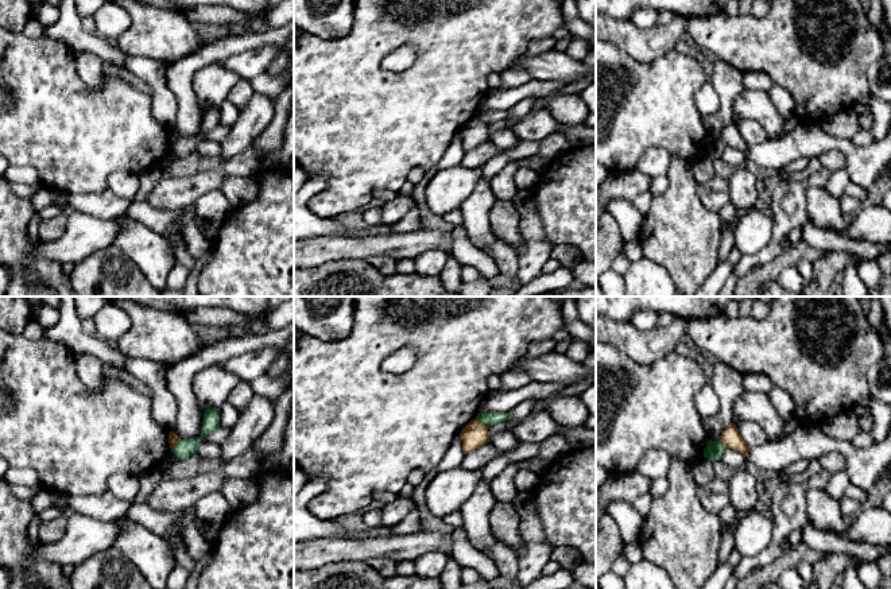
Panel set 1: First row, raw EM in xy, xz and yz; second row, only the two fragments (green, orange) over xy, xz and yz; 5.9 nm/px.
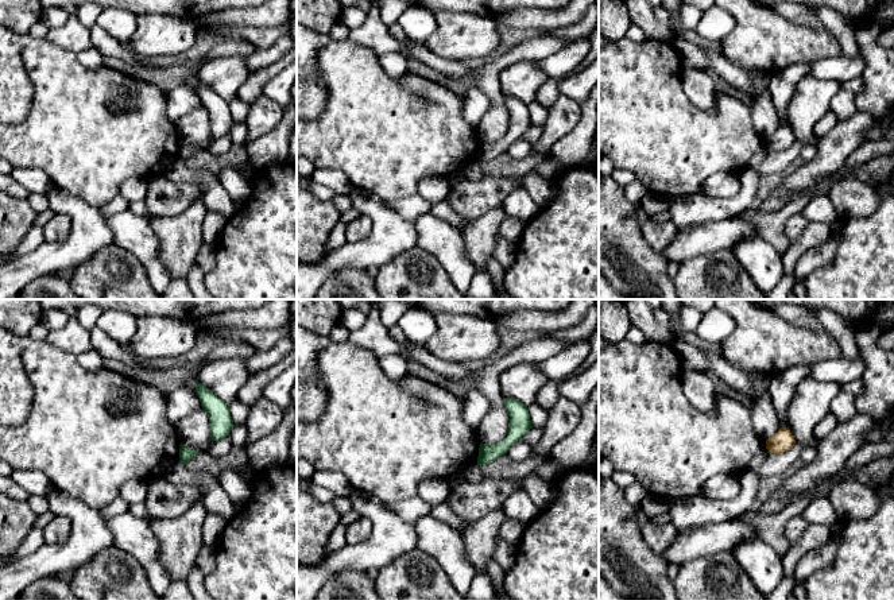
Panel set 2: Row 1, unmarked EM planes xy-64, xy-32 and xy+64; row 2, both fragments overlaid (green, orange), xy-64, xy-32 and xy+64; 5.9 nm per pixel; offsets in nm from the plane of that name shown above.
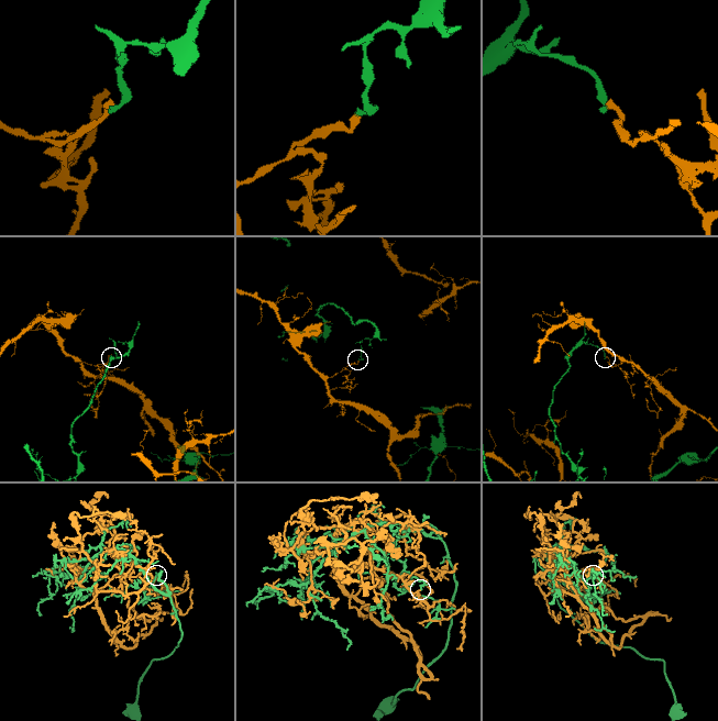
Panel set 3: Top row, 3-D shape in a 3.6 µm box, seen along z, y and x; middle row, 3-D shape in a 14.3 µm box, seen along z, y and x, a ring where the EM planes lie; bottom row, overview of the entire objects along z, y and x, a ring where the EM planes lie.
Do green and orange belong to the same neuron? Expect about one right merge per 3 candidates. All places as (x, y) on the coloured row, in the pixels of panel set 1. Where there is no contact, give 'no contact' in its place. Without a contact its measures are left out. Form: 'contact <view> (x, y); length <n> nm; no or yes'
contact xz (483, 423); length 90 nm; no

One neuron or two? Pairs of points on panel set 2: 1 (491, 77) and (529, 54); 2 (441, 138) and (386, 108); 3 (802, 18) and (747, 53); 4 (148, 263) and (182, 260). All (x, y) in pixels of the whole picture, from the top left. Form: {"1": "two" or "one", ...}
{"1": "one", "2": "one", "3": "two", "4": "two"}

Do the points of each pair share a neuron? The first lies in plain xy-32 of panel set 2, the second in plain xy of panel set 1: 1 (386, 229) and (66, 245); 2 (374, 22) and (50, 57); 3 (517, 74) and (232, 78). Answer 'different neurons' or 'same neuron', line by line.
1: same neuron
2: different neurons
3: same neuron

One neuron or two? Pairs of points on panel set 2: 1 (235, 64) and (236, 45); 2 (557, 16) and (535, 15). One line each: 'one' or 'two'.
1: two
2: one

